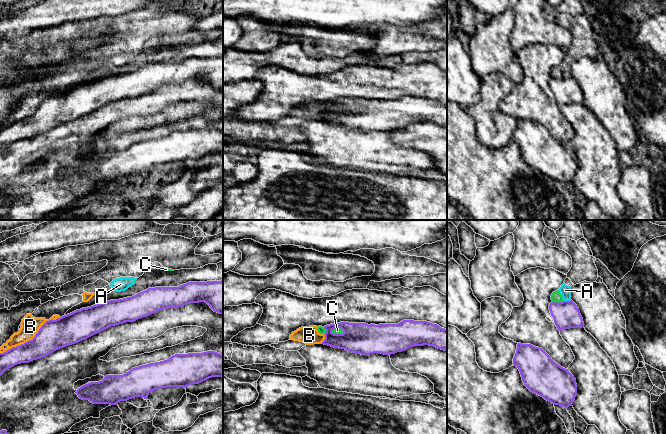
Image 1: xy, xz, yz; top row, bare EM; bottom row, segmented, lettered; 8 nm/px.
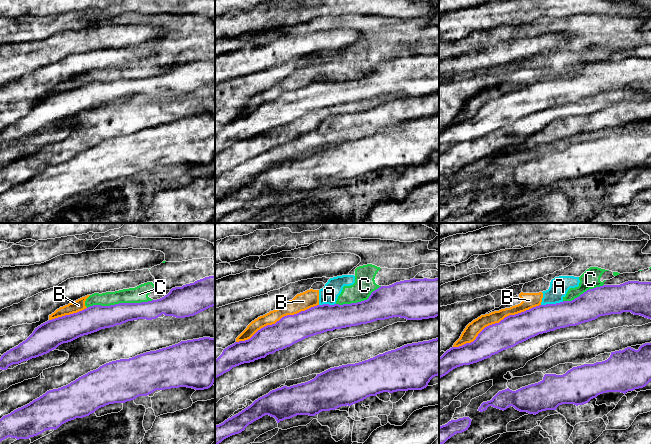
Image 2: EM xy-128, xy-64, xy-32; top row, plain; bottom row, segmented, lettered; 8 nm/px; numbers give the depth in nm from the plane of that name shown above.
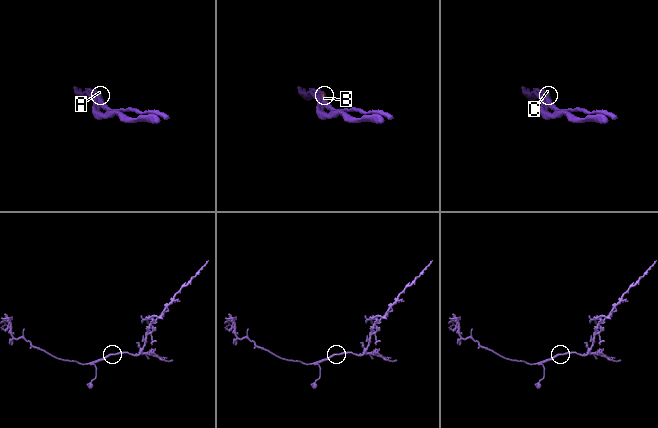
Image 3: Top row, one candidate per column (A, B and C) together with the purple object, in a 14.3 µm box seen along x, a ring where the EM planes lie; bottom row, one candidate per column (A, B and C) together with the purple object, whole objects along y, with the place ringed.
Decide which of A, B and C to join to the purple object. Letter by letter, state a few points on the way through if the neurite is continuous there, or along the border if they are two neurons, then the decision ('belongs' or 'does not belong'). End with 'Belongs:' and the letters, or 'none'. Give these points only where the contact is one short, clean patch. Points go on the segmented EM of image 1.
A: border yz (570, 299), (564, 301); does not belong
B: does not belong
C: does not belong
Belongs: none

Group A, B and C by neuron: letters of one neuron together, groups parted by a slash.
A B C

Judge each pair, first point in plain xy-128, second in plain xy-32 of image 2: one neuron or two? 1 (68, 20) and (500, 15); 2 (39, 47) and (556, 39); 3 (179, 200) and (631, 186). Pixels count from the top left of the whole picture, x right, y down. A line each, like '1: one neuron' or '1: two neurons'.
1: one neuron
2: one neuron
3: two neurons

